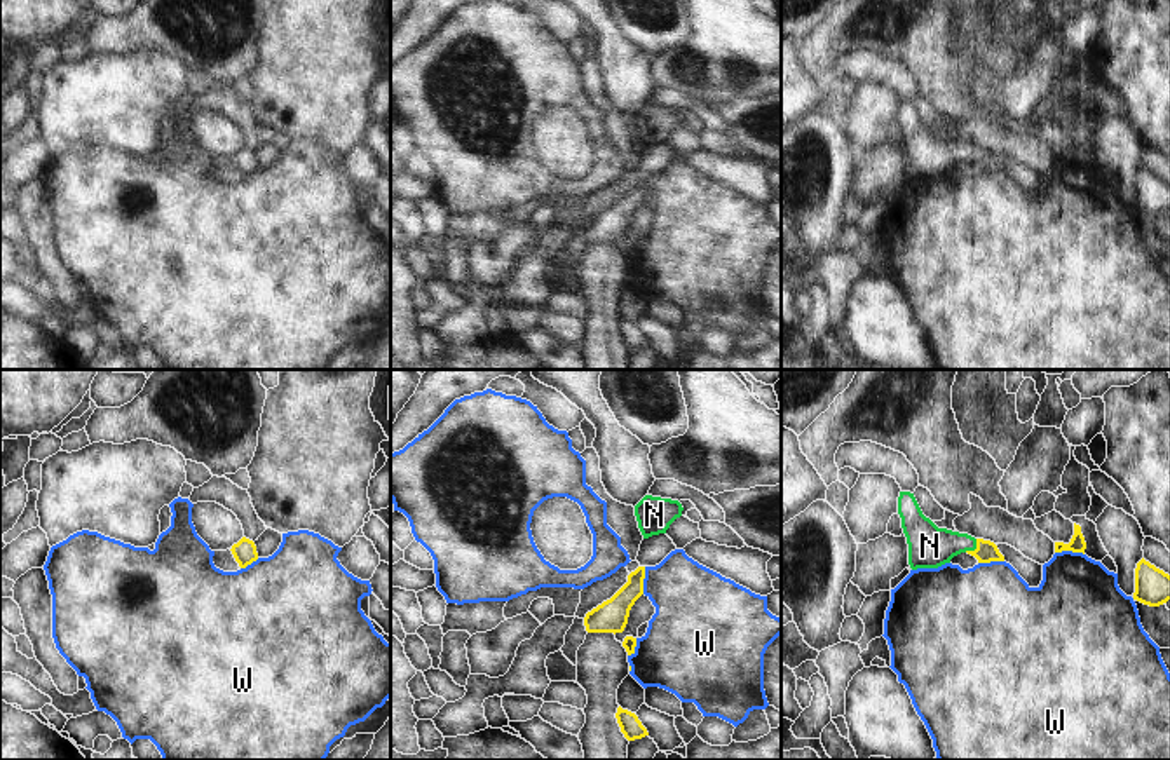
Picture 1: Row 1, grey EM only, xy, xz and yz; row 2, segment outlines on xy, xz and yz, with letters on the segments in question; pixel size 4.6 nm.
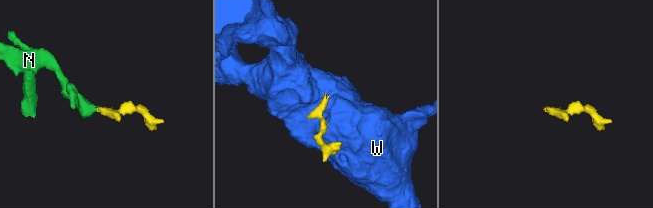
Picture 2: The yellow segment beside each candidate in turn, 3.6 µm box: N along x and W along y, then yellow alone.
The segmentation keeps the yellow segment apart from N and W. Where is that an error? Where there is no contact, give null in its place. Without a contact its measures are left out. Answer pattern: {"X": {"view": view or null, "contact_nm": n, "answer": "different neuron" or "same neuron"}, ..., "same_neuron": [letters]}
{"N": {"view": "yz", "contact_nm": 90, "answer": "same neuron"}, "W": {"view": "yz", "contact_nm": 140, "answer": "different neuron"}, "same_neuron": ["N"]}

